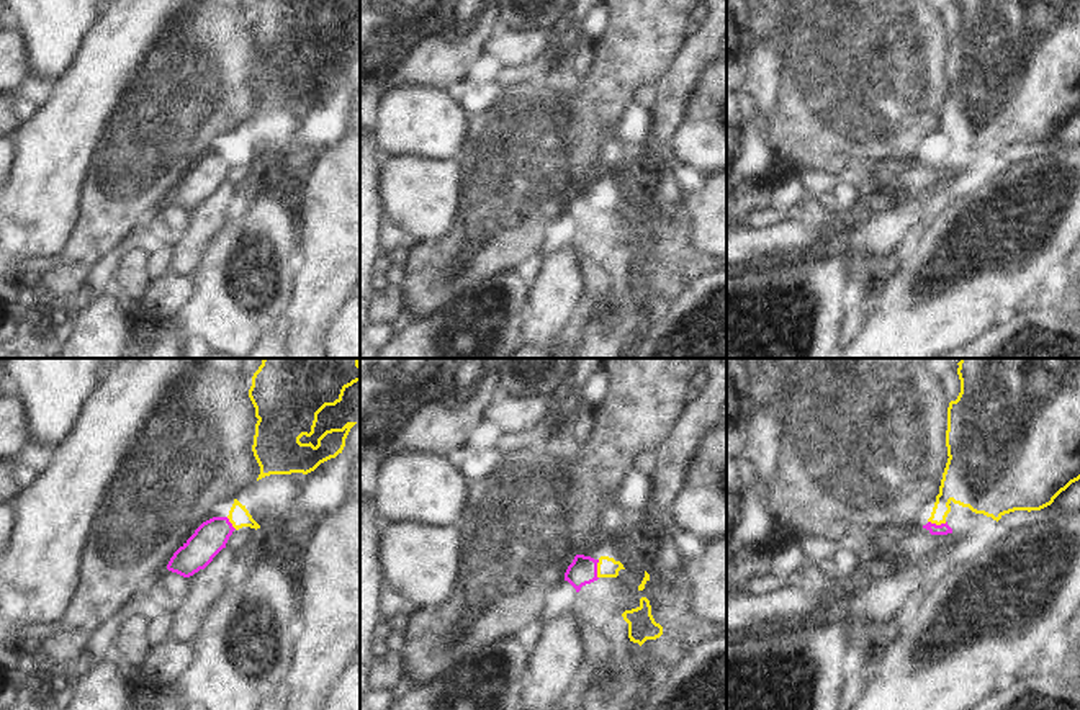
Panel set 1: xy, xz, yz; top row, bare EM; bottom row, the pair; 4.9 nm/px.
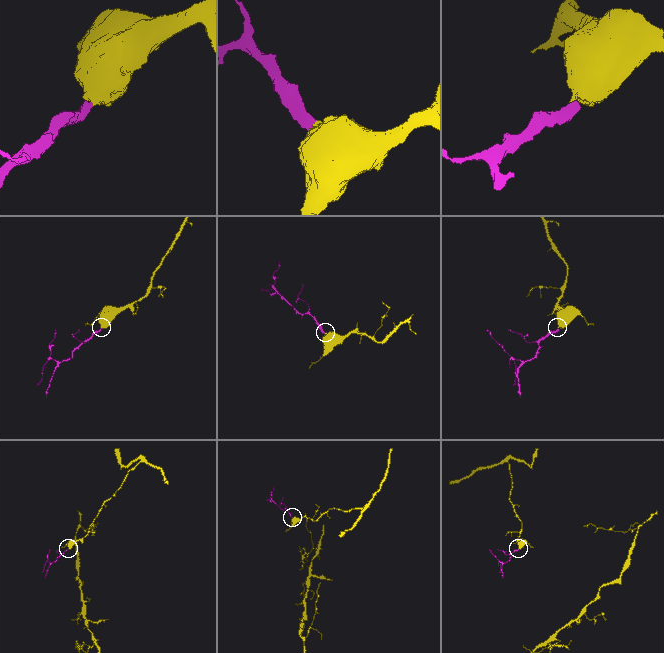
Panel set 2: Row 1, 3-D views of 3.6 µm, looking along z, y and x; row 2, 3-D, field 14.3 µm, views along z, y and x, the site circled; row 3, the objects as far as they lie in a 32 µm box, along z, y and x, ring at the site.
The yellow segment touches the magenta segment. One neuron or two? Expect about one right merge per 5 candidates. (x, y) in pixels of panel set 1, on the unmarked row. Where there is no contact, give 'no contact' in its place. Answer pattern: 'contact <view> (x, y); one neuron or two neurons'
contact xz (598, 203); one neuron

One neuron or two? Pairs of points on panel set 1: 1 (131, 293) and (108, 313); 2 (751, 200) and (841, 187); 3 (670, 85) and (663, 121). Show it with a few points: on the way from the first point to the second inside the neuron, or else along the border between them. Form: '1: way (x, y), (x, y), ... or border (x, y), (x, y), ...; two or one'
1: border (113, 298), (126, 316); two
2: border (743, 174), (758, 175), (771, 185); two
3: way (670, 94), (666, 113); one

